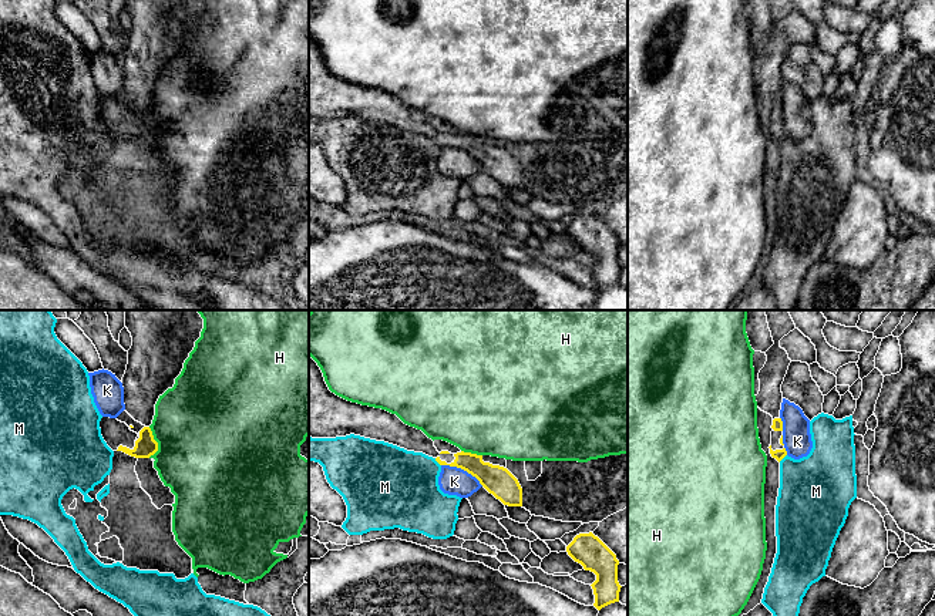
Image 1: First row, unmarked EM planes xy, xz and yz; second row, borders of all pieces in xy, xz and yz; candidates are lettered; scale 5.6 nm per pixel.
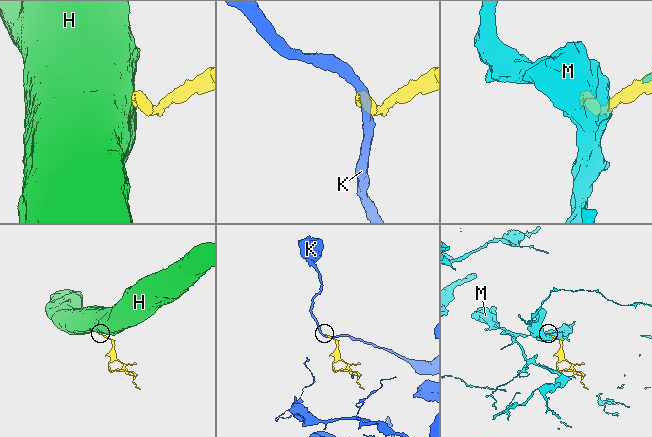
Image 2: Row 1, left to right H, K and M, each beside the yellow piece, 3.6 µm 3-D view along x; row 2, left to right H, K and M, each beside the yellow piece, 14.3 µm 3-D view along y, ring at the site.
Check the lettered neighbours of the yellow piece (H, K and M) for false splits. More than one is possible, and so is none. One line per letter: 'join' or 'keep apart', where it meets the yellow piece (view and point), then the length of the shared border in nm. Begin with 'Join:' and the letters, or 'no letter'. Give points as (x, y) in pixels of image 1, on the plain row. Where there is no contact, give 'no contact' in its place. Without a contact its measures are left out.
Join: no letter
H: keep apart | xy (157, 124) | 180 nm
K: keep apart | xz (463, 150) | 260 nm
M: keep apart | xz (437, 142) | 60 nm

